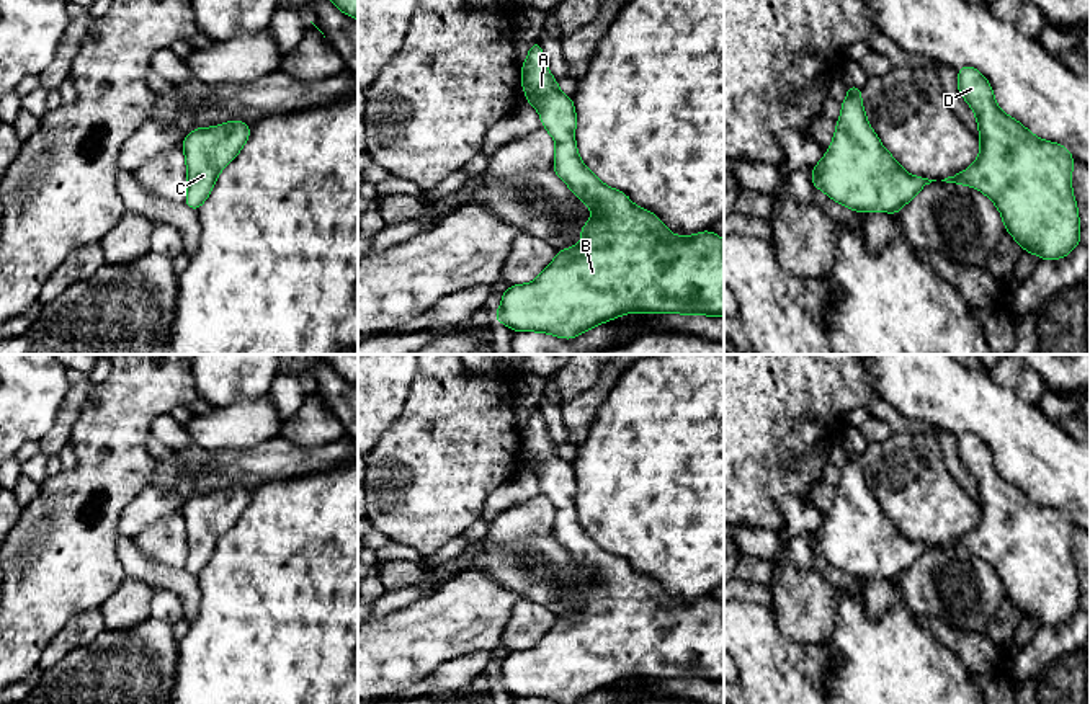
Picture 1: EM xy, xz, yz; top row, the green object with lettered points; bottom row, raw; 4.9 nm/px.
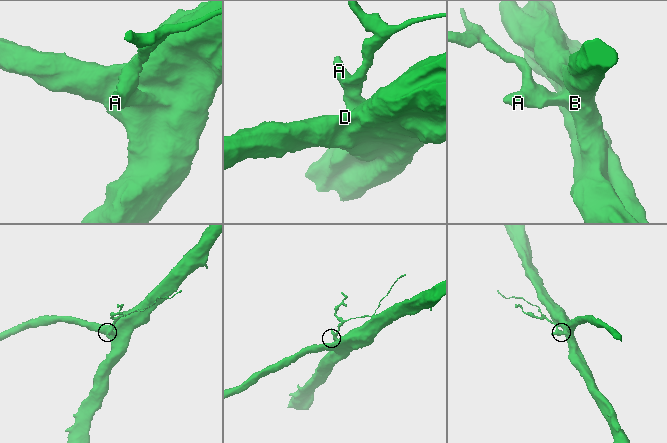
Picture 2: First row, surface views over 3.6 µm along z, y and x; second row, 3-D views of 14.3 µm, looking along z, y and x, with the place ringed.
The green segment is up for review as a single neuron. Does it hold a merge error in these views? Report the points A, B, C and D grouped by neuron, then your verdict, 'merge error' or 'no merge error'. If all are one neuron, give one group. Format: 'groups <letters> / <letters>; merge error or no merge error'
groups A B C D; no merge error

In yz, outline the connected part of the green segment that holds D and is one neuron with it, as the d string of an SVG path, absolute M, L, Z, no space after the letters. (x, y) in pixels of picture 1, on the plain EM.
M974 433L958 436L958 456L972 474L981 519L964 537L941 547L974 552L989 562L1002 580L1005 596L1039 626L1059 626L1080 611L1079 573L1072 560L1074 523L1067 513L1031 500L1021 488L1005 480L995 469L989 446Z

